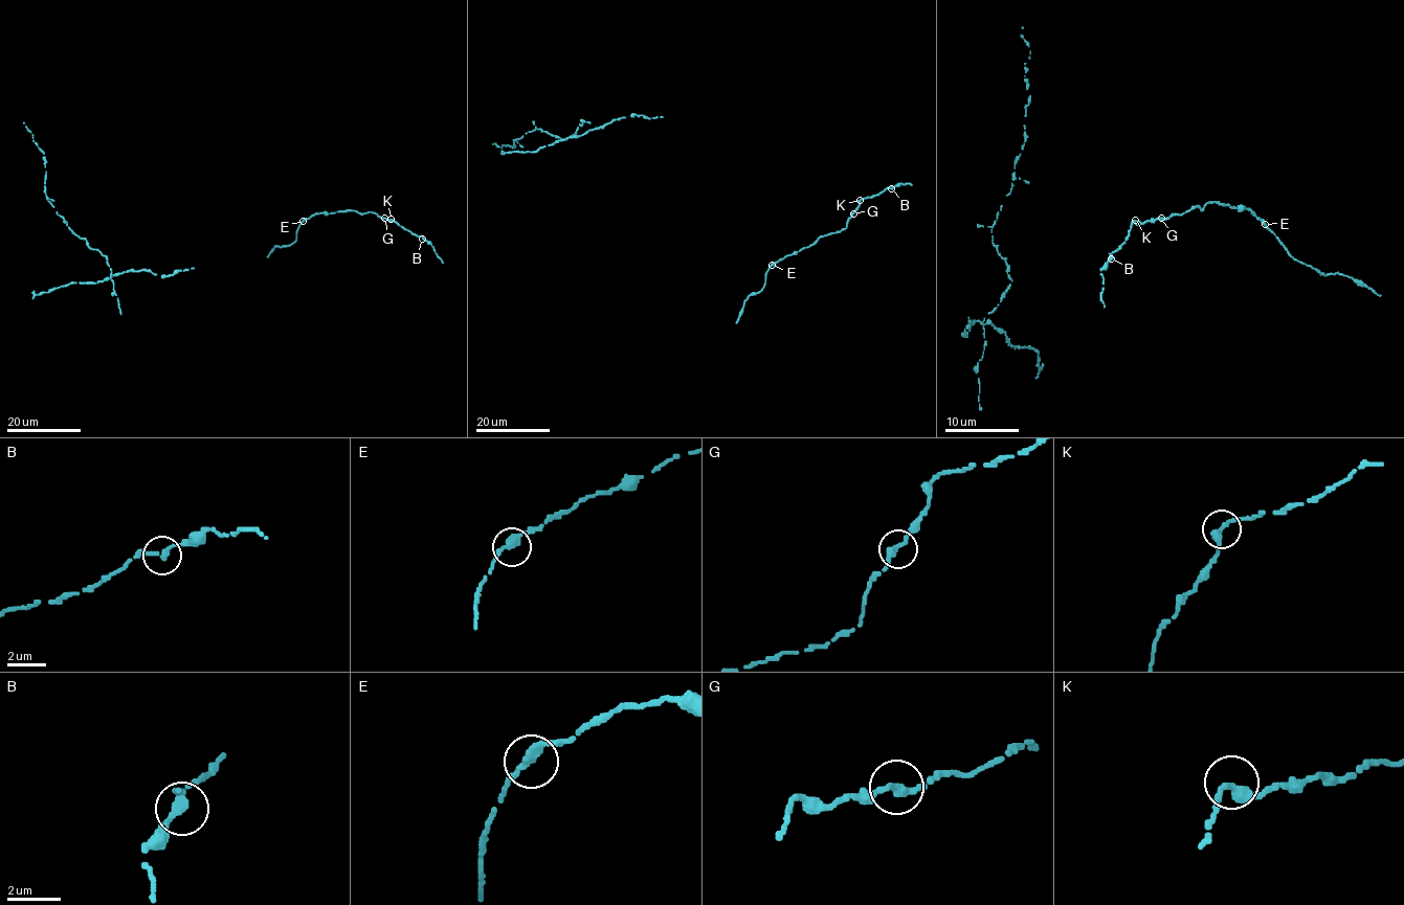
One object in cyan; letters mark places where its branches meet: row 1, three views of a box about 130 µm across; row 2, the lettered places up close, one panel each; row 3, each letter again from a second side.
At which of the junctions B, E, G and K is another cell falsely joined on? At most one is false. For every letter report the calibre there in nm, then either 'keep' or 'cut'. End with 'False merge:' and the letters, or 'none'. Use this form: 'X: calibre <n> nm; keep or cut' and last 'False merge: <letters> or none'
B: calibre 260 nm; keep
E: calibre 320 nm; keep
G: calibre 280 nm; keep
K: calibre 320 nm; keep
False merge: none

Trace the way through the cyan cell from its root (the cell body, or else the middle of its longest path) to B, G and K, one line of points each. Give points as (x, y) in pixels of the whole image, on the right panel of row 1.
B: (1314, 270), (1296, 261), (1248, 208), (1215, 201), (1168, 218), (1133, 222), (1111, 258)
G: (1314, 270), (1296, 261), (1244, 206), (1233, 208), (1210, 201), (1202, 208), (1198, 205), (1161, 218)
K: (1314, 270), (1296, 261), (1244, 206), (1210, 201), (1168, 218), (1135, 220)

